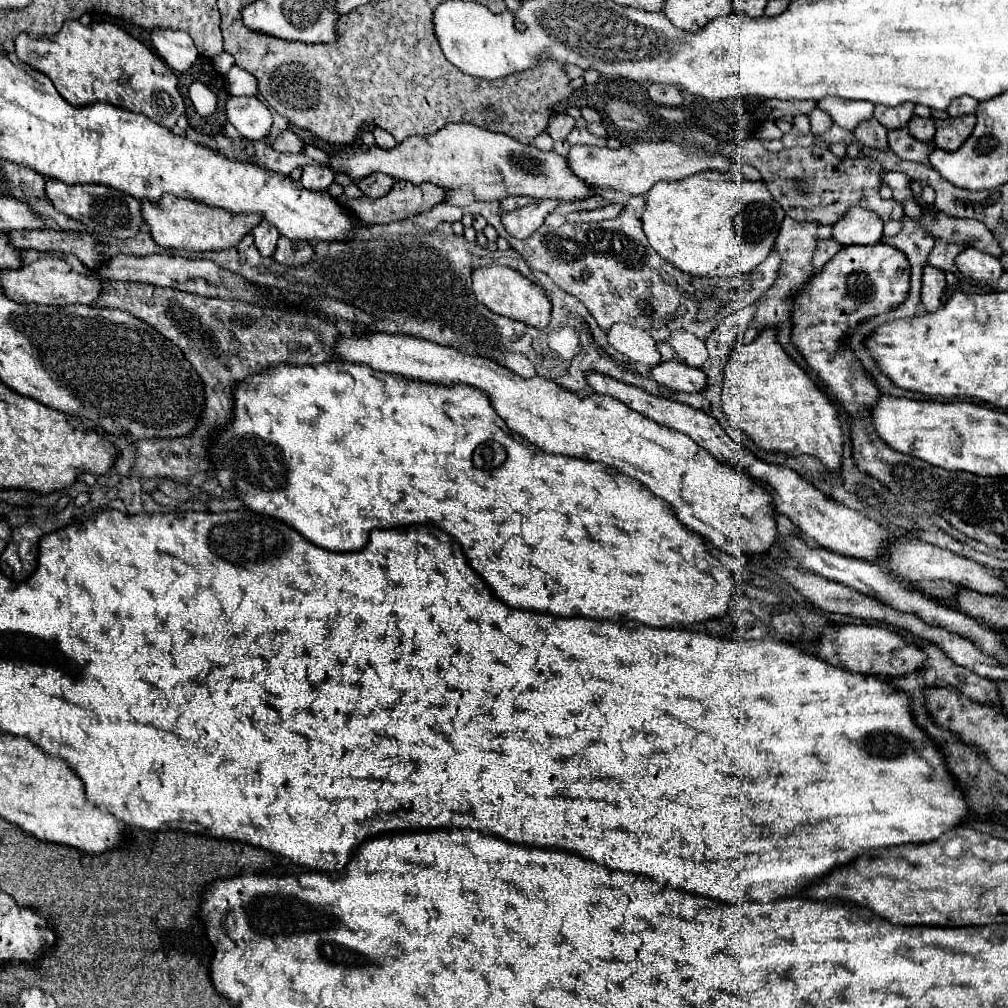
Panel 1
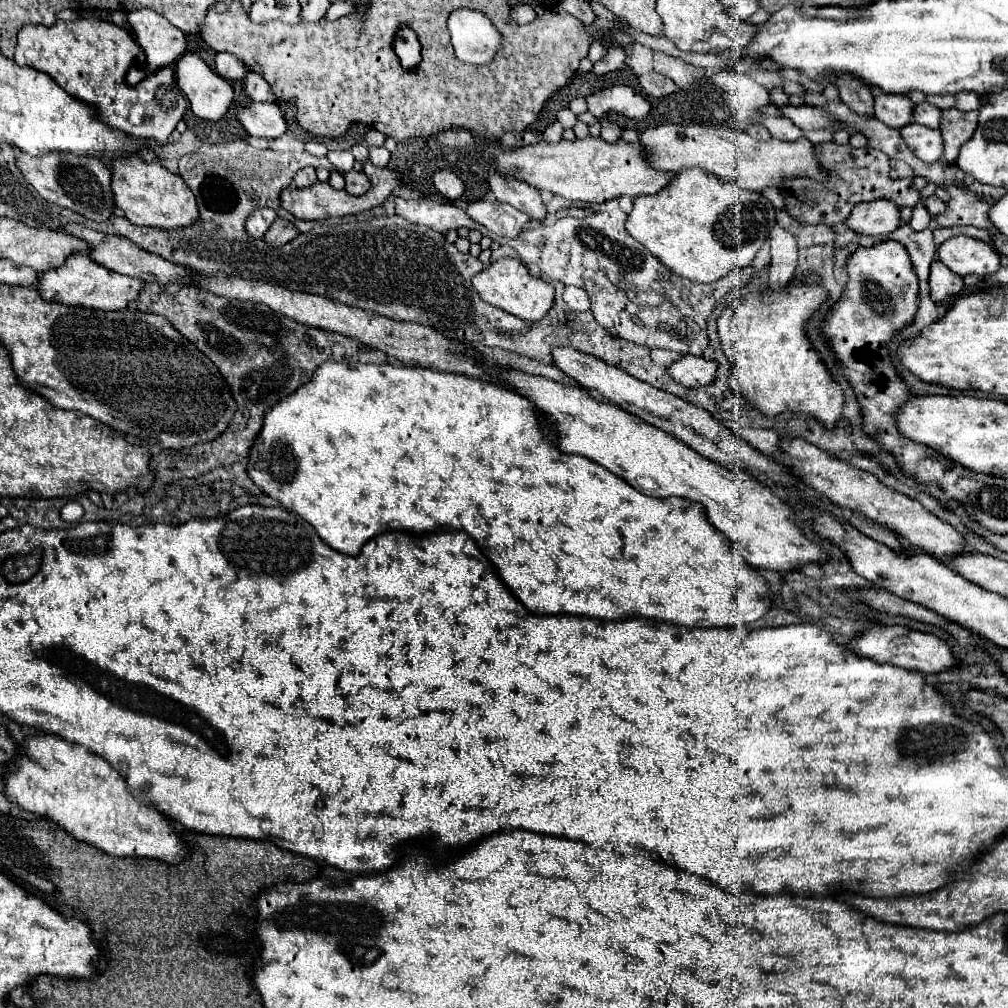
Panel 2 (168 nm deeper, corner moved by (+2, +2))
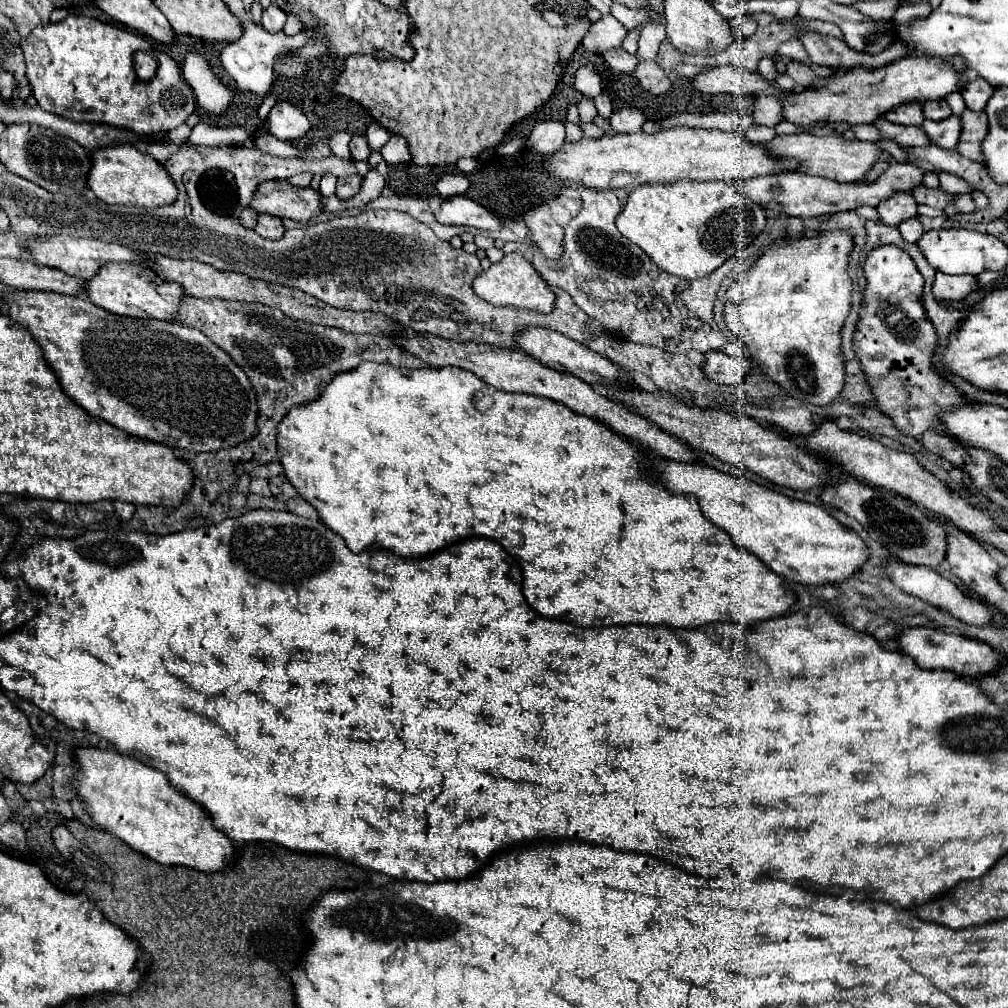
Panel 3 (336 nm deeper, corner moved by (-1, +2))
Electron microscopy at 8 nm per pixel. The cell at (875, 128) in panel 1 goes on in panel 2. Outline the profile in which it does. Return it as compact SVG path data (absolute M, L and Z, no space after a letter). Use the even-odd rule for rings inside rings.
M837 75L833 83L839 87L841 101L845 105L849 105L861 117L873 117L873 97L871 89L865 87L865 83L859 83L849 75Z

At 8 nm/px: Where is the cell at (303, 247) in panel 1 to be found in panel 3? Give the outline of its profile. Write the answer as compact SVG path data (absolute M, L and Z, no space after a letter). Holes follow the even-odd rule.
M258 215L258 223L254 227L254 231L266 239L280 239L284 235L284 227L282 227L282 219L280 217L272 217L272 215Z

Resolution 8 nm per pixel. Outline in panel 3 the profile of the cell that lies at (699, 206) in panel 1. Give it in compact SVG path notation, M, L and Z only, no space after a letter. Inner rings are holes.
M684 181L646 183L628 193L616 217L620 233L638 245L658 269L684 279L700 279L718 269L726 259L748 247L766 225L766 211L752 203L732 183Z

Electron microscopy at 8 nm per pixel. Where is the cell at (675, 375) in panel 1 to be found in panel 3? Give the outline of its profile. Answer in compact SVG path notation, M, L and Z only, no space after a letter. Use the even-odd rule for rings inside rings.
M722 351L706 353L704 373L722 385L740 383L752 369L752 361L746 357L730 357Z

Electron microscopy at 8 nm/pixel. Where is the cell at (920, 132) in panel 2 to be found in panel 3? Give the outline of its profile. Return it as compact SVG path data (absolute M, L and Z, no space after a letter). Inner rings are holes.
M950 115L944 121L924 121L922 129L928 133L928 137L932 139L934 145L944 147L944 149L954 149L958 139L960 139L960 131L962 131L962 123L960 123L960 115Z

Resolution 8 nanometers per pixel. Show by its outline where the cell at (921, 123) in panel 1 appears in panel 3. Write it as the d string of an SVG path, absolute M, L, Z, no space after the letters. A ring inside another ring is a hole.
M926 101L922 105L922 109L924 109L924 117L932 119L932 121L942 121L942 119L948 119L952 115L946 101Z

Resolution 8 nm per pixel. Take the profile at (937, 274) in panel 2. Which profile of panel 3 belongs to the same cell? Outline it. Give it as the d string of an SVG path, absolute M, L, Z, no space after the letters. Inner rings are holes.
M936 273L932 293L938 301L960 301L978 289L978 279L972 275L946 275Z

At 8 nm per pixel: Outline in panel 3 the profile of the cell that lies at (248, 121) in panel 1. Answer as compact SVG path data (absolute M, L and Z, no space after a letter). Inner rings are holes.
M276 103L268 115L268 125L270 133L284 141L300 139L312 129L310 119L292 103Z

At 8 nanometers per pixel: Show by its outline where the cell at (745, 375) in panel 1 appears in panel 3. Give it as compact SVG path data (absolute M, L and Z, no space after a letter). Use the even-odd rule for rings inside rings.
M824 231L824 235L802 235L798 239L790 239L790 237L780 237L776 239L766 251L764 255L744 273L740 273L734 283L730 285L728 293L726 293L726 305L724 305L724 321L726 325L750 347L752 357L760 363L760 369L778 385L782 385L790 397L800 399L804 403L814 403L814 405L828 405L832 399L836 399L842 391L844 385L844 357L842 357L842 337L840 331L844 327L844 321L850 313L852 307L852 279L848 275L848 263L850 263L850 251L854 249L852 243L852 235L848 235L848 231Z

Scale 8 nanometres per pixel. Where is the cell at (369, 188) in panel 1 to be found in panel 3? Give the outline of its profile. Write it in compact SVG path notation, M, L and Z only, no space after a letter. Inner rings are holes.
M358 175L340 177L340 179L336 181L336 197L342 199L342 201L354 197L354 195L360 191L360 183L362 183L362 177L358 177Z

